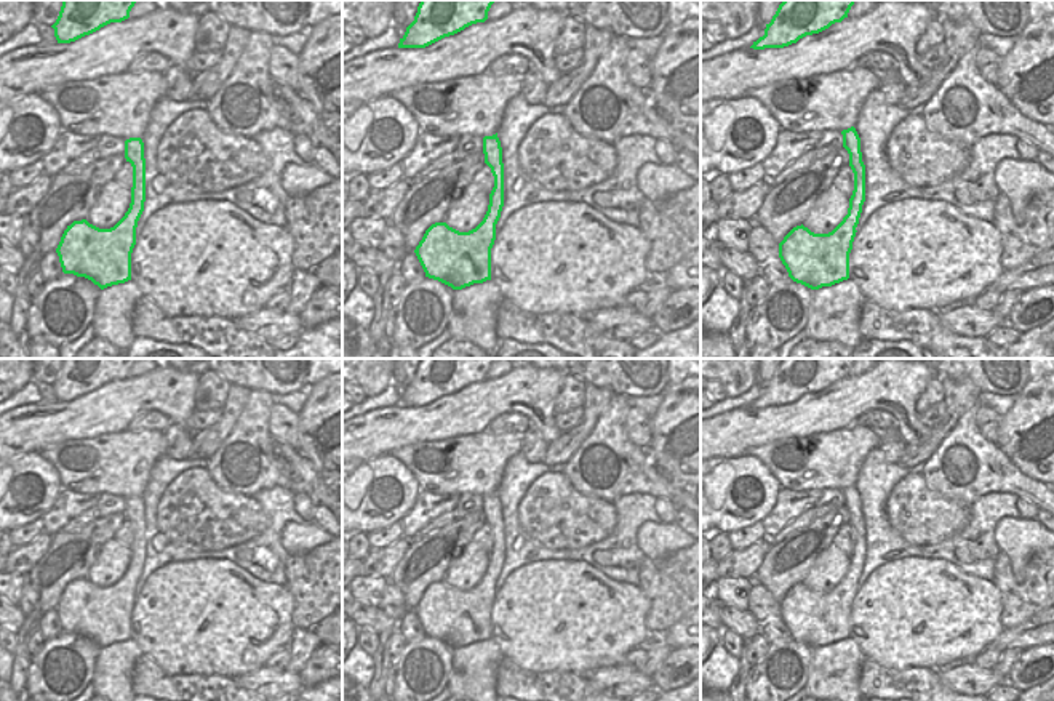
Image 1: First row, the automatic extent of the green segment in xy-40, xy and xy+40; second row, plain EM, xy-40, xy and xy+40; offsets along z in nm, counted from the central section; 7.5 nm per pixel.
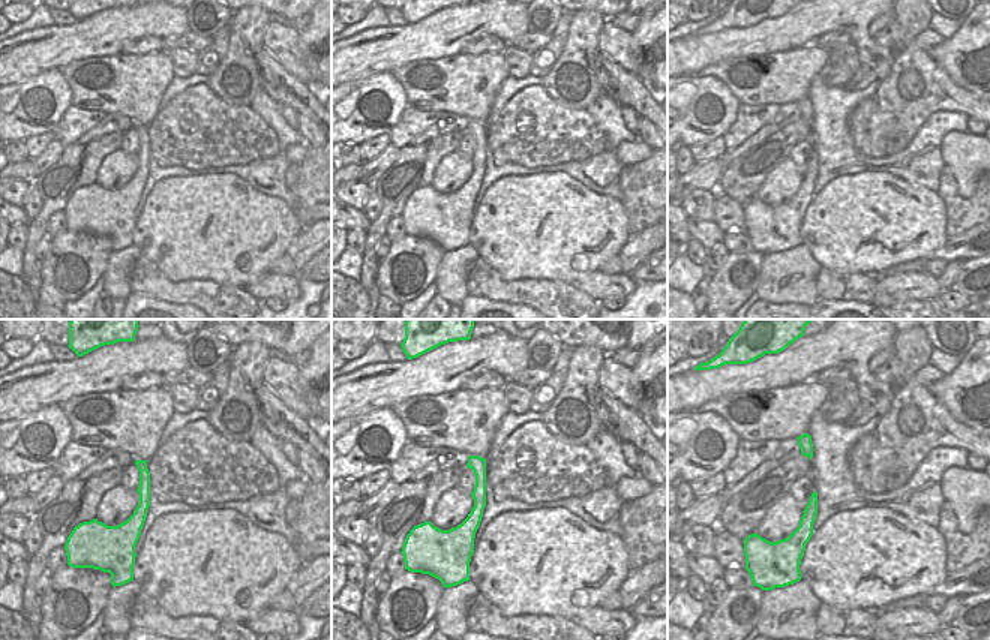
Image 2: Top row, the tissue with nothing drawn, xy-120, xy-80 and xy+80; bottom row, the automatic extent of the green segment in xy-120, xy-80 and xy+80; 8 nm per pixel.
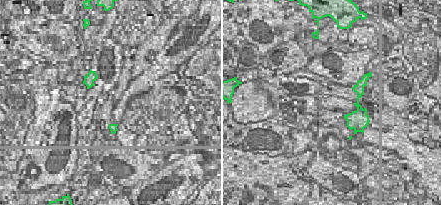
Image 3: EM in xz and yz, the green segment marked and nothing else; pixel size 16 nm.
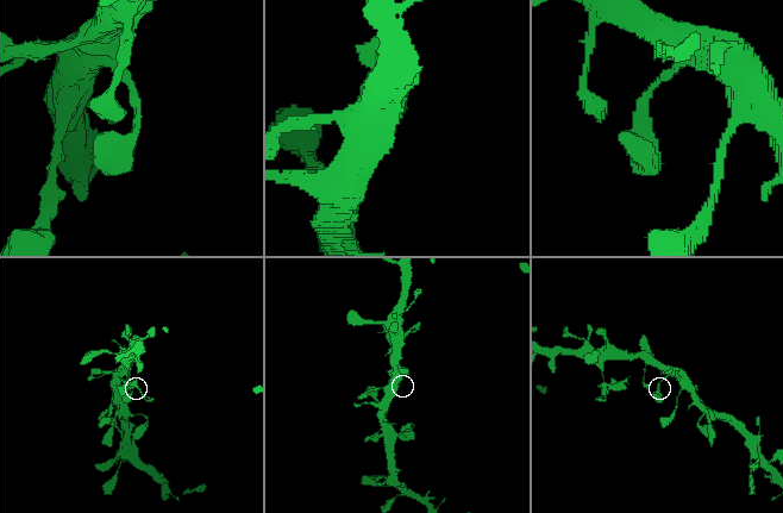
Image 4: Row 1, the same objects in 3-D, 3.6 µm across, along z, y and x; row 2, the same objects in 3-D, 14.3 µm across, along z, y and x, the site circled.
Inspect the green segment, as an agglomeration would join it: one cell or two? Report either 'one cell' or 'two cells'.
one cell

